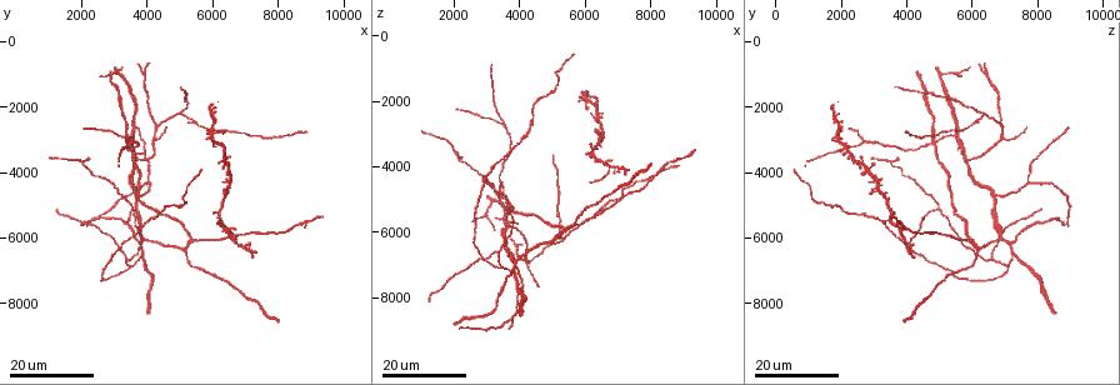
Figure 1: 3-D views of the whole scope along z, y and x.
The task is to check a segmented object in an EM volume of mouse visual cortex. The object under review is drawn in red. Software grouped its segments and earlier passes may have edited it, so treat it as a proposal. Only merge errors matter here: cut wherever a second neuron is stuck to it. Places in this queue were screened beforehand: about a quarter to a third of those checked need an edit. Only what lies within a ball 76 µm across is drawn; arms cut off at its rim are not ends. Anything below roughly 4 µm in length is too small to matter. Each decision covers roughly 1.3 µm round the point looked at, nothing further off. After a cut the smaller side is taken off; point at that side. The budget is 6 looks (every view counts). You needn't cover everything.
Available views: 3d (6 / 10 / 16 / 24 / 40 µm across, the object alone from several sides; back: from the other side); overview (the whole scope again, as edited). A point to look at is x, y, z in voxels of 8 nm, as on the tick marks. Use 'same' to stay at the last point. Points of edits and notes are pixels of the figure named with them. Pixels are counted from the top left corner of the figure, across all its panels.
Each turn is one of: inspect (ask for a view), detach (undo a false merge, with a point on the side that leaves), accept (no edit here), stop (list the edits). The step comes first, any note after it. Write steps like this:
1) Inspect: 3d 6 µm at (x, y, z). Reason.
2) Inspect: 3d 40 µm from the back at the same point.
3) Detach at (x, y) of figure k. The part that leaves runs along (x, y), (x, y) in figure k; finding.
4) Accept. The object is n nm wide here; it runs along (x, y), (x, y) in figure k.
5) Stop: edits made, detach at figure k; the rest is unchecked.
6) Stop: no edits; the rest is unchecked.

Inspect: 3d 16 µm at (4100, 4300, 7700). Small branch off a trunk.

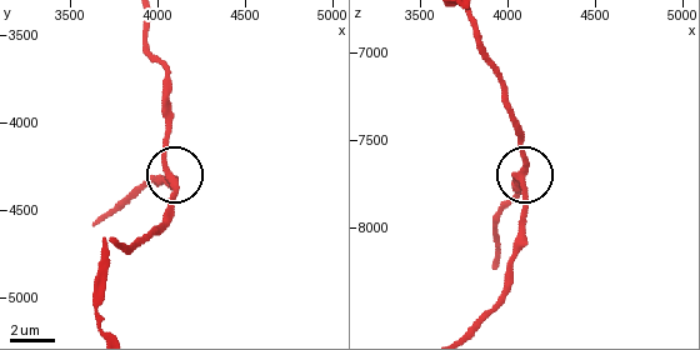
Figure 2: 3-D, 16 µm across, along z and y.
Inspect: 3d 6 µm at (4060, 4300, 7720). Zoom in.

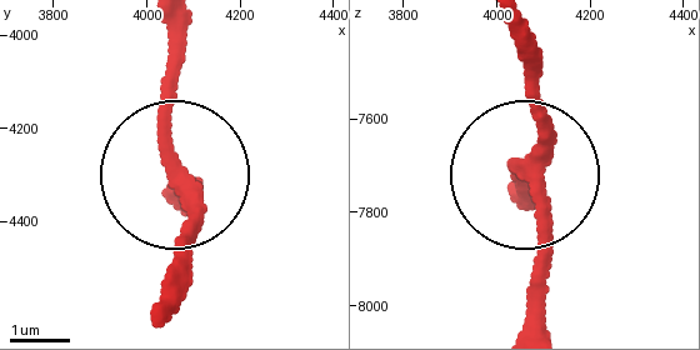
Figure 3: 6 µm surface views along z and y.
Accept. The side arm is 18 µm long; it runs along (153, 305), (188, 236), (173, 31) in figure 3; one neuron here.

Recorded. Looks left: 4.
Inspect: 3d 24 µm at (3500, 5200, 5000). A fork.

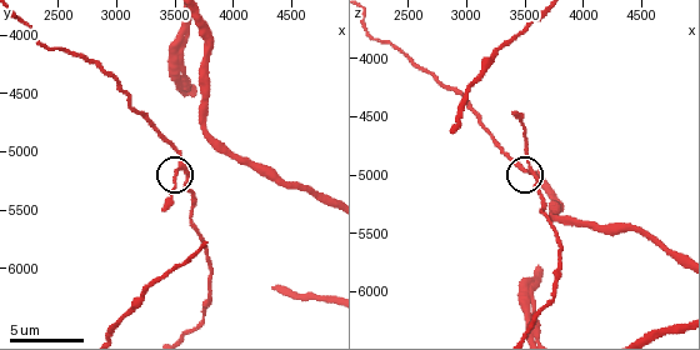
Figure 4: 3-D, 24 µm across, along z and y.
Inspect: 3d 6 µm at (3560, 5120, 4960).

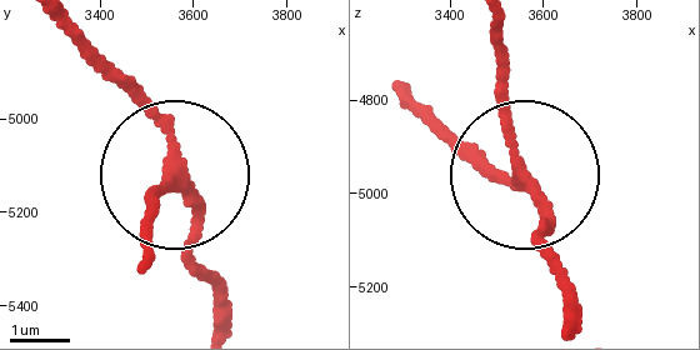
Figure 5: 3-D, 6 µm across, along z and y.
Inspect: 3d 6 µm from the back at (3555, 5125, 4965).

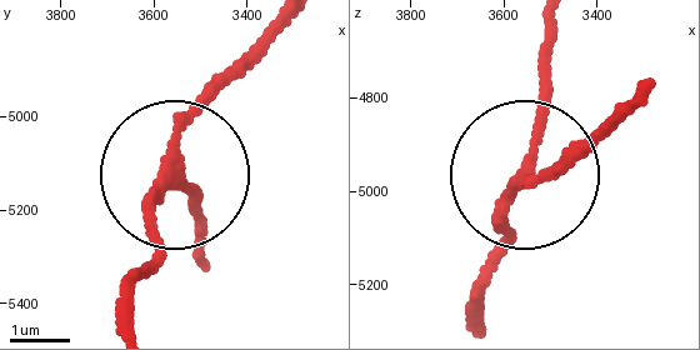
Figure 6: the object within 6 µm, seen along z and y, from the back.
Accept. 3 arms meet here; one neuron here.

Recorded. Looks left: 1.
Stop: no edits; the rest is unchecked.

